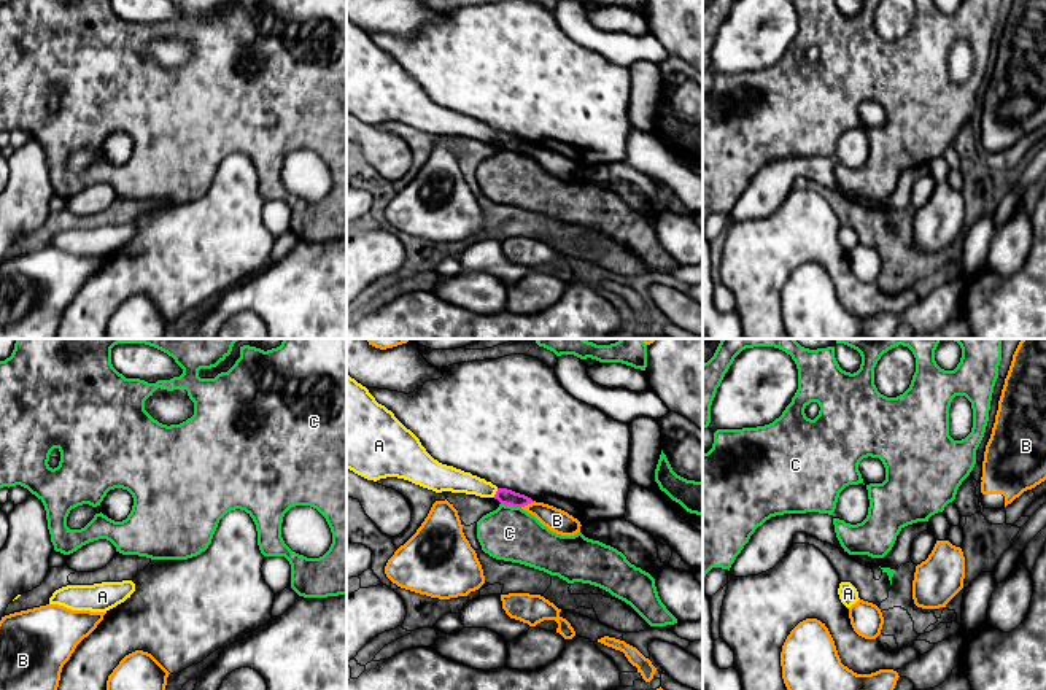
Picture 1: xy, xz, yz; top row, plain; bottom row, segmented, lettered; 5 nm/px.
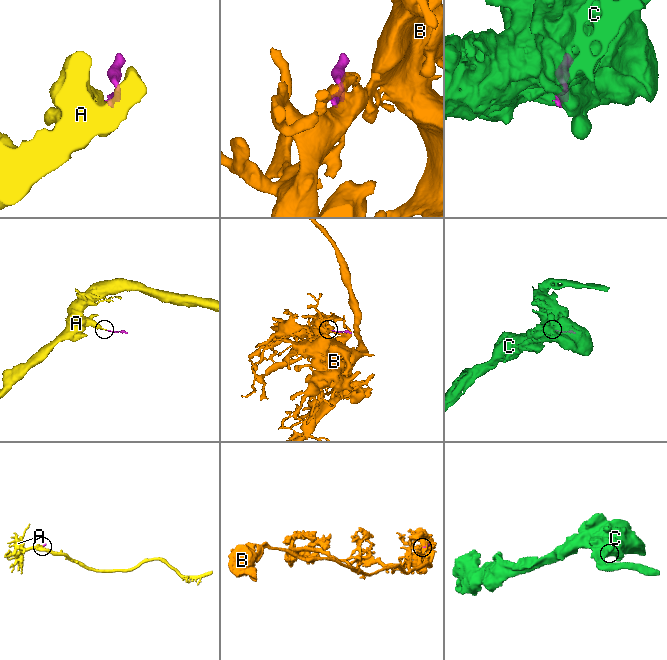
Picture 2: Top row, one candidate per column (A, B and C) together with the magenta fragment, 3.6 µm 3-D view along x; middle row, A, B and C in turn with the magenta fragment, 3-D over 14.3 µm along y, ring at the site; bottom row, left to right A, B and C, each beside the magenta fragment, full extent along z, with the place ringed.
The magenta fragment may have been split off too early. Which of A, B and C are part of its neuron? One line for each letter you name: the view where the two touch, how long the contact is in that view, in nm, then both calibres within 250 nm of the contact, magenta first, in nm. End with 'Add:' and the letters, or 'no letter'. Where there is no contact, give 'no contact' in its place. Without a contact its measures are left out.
A: contact in xz; length 50 nm; calibres 80 and 130 nm
Add: A

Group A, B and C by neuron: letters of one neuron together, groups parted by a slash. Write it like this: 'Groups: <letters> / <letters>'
Groups: A / B / C

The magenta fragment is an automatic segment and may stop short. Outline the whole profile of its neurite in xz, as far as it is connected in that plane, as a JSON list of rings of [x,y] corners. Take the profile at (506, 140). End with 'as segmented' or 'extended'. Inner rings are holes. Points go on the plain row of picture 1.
[[[347,17],[347,113],[367,124],[397,121],[436,137],[451,135],[494,141],[501,148],[525,151],[534,146],[531,141],[507,132],[498,132],[491,126],[447,110],[434,103],[420,83],[407,73],[391,54],[378,48],[366,30]]] | extended

